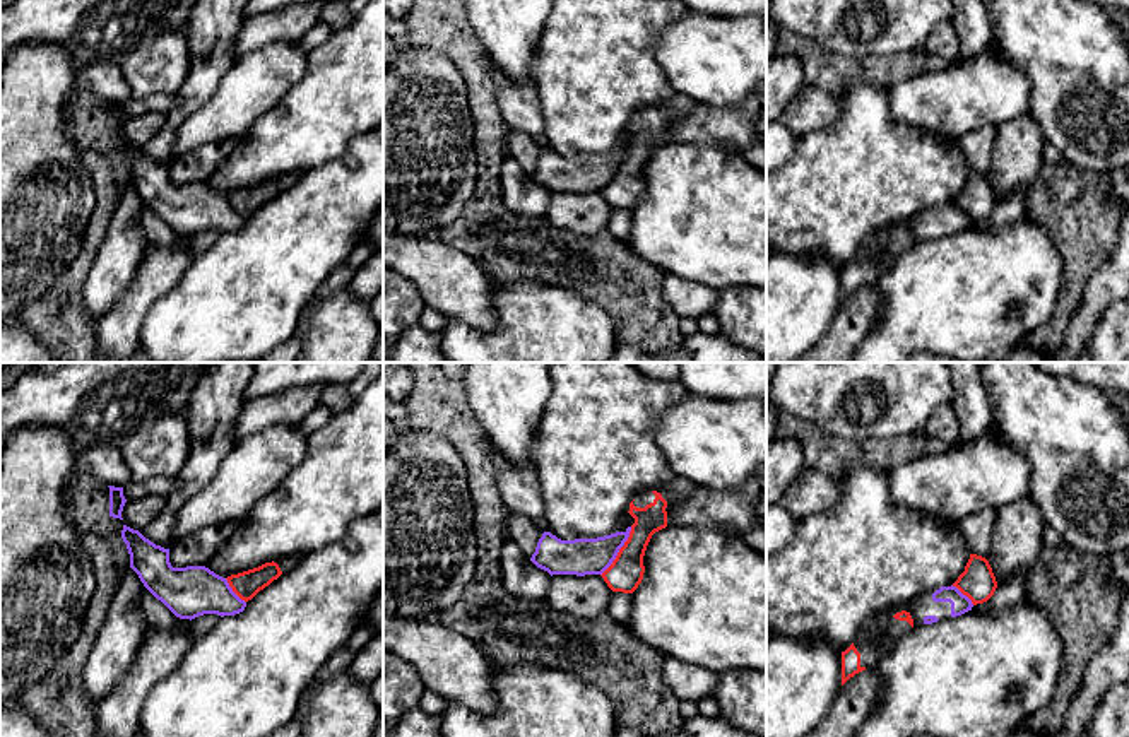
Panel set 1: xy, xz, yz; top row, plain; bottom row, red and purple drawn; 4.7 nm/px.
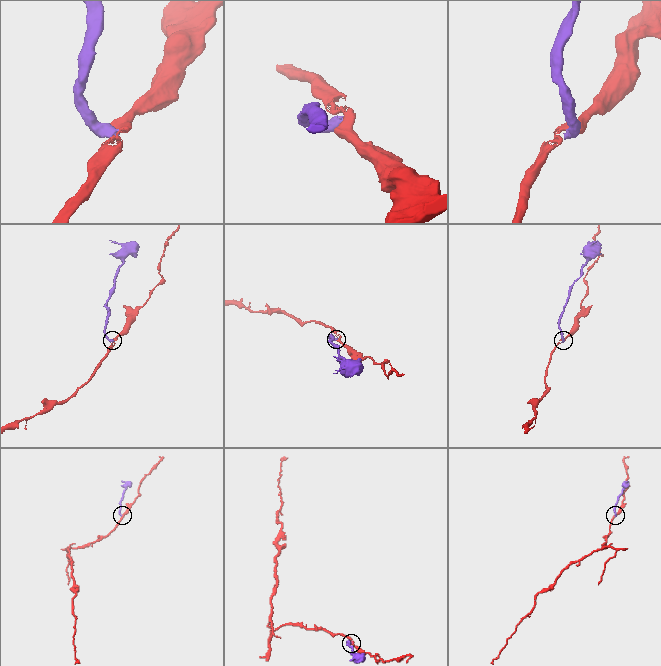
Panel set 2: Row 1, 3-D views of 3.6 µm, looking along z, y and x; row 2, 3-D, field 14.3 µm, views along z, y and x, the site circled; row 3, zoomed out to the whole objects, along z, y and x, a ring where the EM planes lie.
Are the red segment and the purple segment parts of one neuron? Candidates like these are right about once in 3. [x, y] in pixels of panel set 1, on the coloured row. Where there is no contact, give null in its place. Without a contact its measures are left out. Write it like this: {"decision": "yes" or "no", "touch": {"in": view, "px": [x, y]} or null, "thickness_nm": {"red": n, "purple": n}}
{"decision": "no", "touch": {"in": "xz", "px": [620, 551]}, "thickness_nm": {"red": 160, "purple": 180}}

